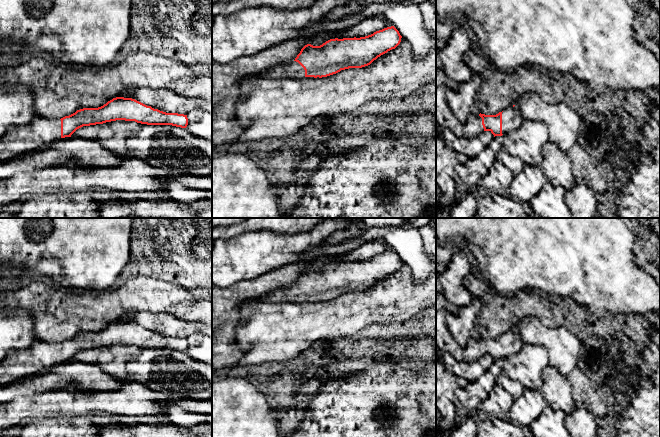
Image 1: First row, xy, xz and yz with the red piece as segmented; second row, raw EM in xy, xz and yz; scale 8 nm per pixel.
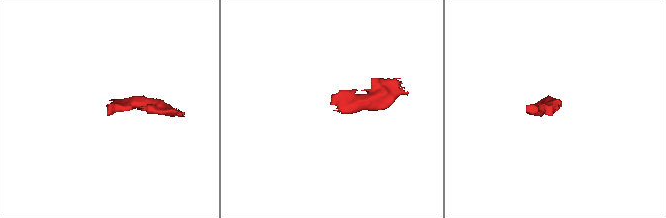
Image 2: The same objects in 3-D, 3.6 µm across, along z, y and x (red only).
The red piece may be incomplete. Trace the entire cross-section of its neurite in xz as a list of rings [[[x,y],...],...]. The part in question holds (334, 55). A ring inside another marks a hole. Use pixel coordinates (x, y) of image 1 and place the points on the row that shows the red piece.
[[[391,26],[365,37],[335,38],[320,46],[307,44],[294,61],[273,67],[256,78],[322,78],[341,70],[362,68],[395,49],[401,38],[399,31]]]

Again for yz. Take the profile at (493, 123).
[[[510,106],[496,115],[470,115],[464,123],[464,137],[473,138],[484,131],[490,131],[494,137],[502,136],[520,127],[523,118],[520,110]]]

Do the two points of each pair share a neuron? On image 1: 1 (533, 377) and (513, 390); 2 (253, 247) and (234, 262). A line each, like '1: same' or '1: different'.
1: different
2: same

